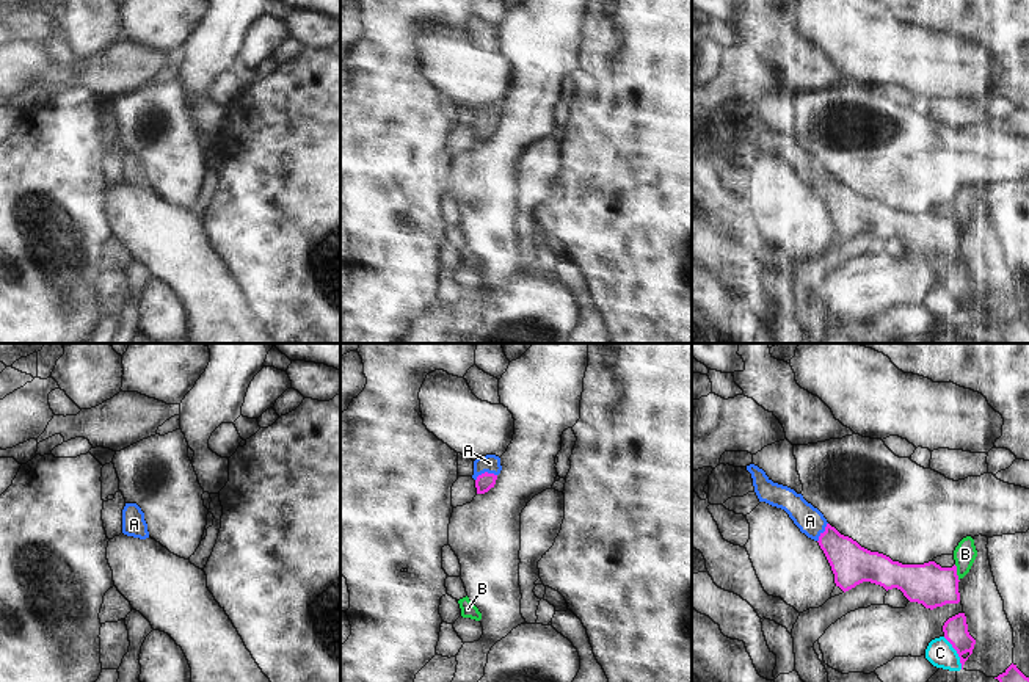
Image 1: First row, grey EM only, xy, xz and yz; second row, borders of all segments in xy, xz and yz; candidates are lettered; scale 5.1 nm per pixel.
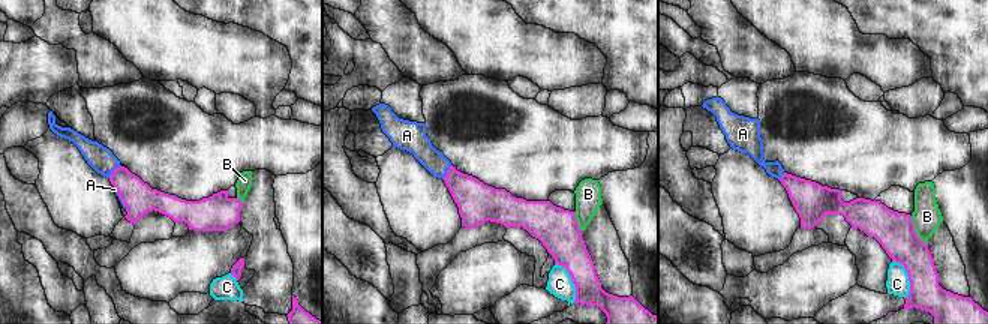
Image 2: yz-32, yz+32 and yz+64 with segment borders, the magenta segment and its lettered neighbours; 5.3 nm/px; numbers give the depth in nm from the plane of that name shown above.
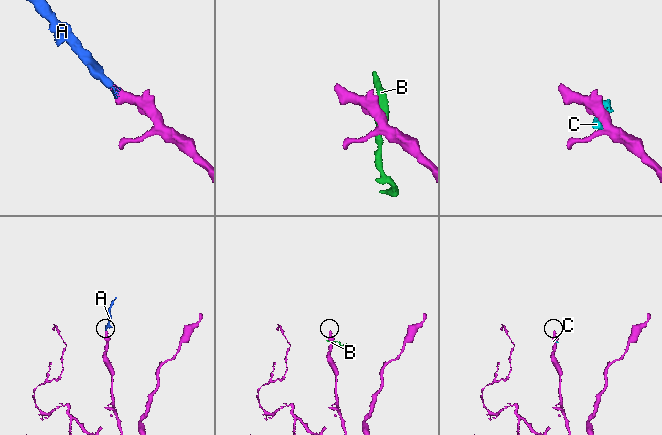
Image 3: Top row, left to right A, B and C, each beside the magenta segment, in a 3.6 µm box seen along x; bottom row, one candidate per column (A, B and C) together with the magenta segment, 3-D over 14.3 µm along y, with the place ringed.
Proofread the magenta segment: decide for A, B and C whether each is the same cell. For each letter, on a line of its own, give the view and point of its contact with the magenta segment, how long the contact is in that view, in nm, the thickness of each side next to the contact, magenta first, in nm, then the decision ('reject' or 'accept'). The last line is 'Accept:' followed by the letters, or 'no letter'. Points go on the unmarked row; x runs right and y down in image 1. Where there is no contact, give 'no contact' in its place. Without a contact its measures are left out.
A: meets magenta in xz at (485, 121); contact 120 nm long; 90 nm thick on the magenta side, 90 nm on the other; accept
B: meets magenta in yz at (956, 221); contact 90 nm long; 220 nm thick on the magenta side, 120 nm on the other; reject
C: meets magenta in yz at (957, 301); contact 190 nm long; 130 nm thick on the magenta side, 140 nm on the other; reject
Accept: A

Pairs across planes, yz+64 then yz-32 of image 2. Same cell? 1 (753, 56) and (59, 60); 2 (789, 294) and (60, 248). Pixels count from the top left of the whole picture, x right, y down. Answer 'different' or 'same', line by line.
1: different
2: different

